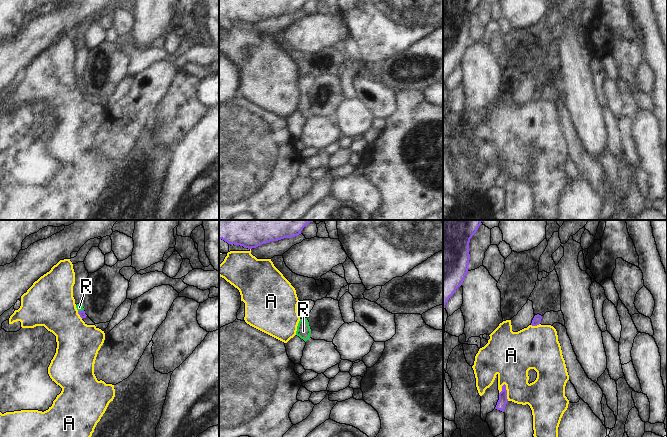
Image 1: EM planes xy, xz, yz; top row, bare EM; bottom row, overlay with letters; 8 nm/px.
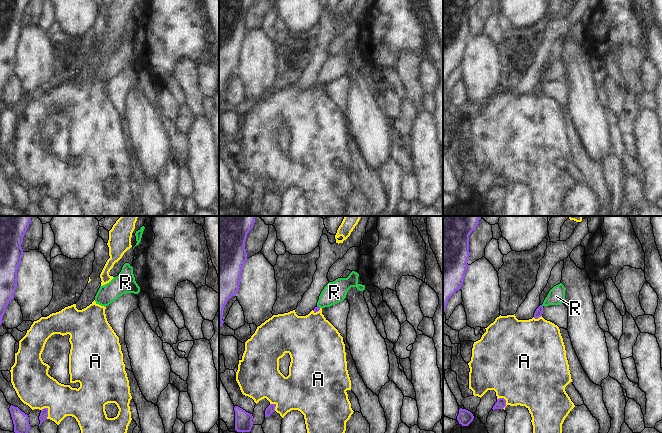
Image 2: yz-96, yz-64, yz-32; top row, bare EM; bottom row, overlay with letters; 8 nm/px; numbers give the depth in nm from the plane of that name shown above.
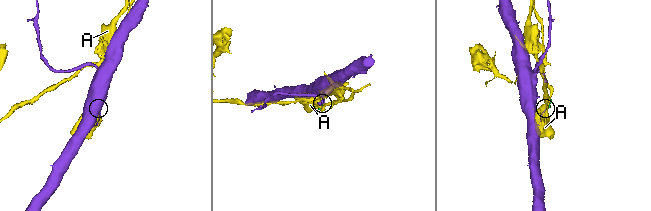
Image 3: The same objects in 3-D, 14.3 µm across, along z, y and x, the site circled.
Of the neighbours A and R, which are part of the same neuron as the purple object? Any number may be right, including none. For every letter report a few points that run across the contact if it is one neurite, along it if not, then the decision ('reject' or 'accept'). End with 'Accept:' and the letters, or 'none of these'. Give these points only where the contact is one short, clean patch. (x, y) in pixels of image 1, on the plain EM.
A: reject
R: line xy (82, 90), (80, 87), (79, 83); accept
Accept: R

